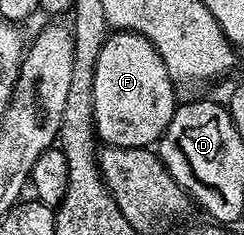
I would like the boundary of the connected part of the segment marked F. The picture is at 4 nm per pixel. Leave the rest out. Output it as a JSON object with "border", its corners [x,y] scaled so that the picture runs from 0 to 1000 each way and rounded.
{"border":[[[467,132],[406,213],[406,264],[389,264],[389,349],[381,353],[381,519],[418,617],[504,621],[508,630],[607,630],[656,600],[660,574],[734,455],[709,340],[668,281],[668,247],[602,162],[549,136]]]}

